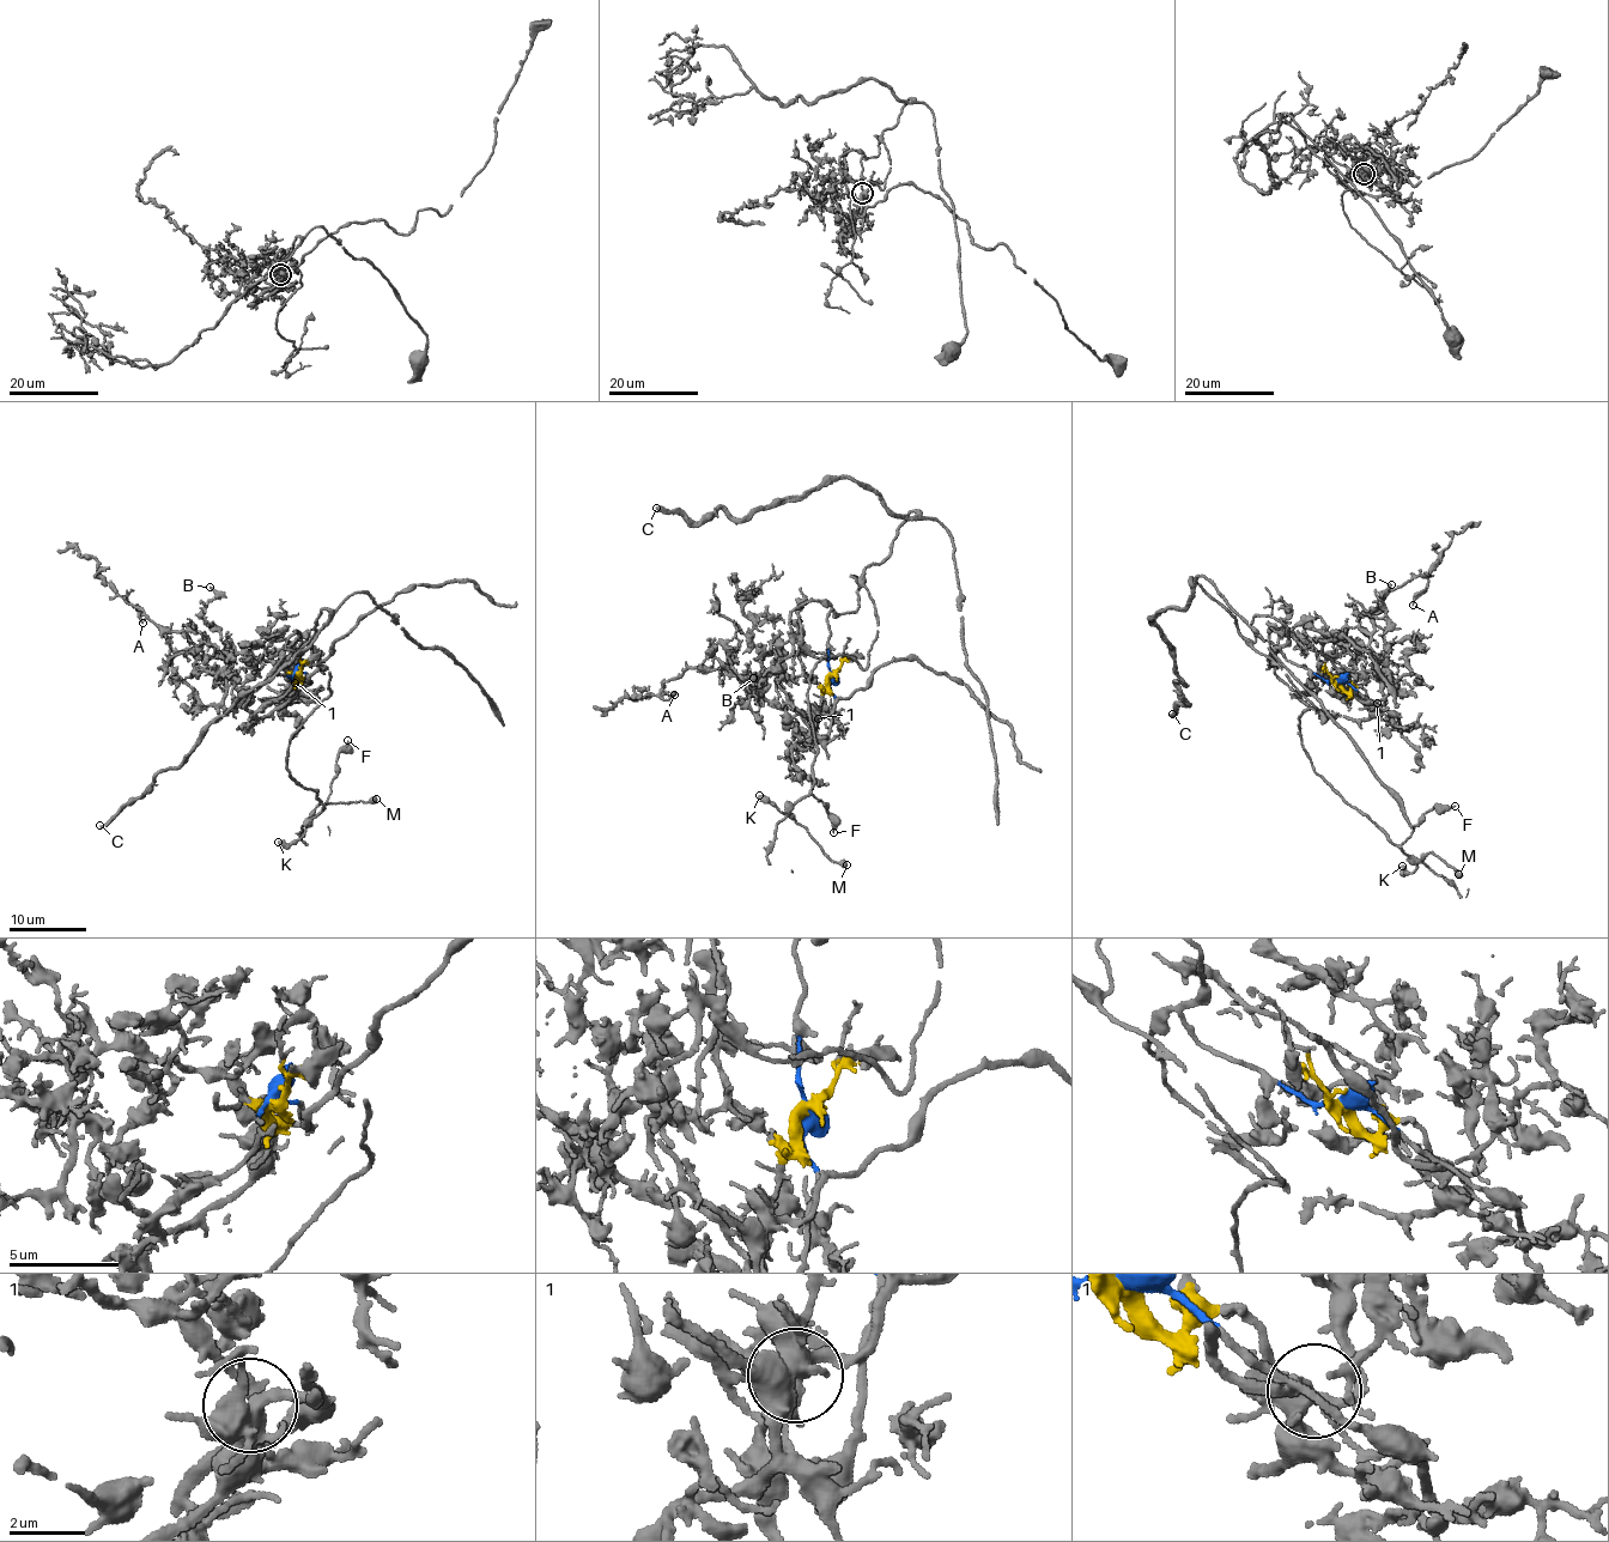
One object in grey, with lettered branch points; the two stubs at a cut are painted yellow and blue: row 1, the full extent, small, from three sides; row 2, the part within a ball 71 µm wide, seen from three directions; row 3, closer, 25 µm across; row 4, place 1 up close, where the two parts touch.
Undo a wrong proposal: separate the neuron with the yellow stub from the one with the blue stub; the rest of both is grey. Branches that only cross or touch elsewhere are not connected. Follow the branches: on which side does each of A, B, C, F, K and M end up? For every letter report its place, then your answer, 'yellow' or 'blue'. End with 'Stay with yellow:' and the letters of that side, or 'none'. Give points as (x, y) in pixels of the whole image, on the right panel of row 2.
A: (1413, 605) | yellow
B: (1391, 584) | yellow
C: (1172, 714) | blue
F: (1455, 806) | blue
K: (1402, 866) | blue
M: (1458, 874) | blue
Stay with yellow: A, B

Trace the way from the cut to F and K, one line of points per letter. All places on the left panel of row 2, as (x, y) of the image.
F: (295, 673), (277, 673), (296, 631), (285, 648), (332, 693), (286, 770), (325, 808), (348, 741)
K: (295, 673), (277, 673), (296, 631), (285, 648), (332, 693), (286, 770), (325, 809), (278, 841)

